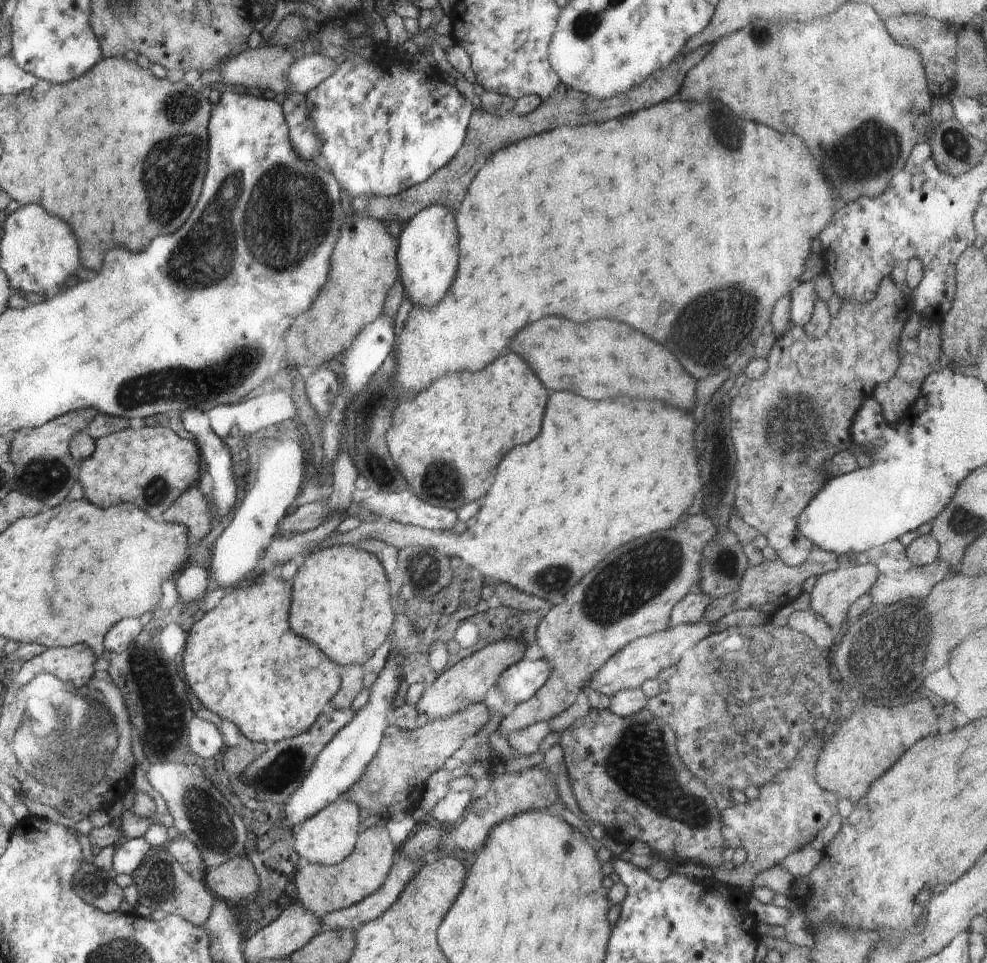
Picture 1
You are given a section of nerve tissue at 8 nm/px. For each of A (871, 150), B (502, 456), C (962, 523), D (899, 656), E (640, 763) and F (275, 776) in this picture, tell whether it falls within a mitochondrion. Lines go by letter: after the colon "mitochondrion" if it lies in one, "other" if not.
A: mitochondrion
B: other
C: mitochondrion
D: mitochondrion
E: mitochondrion
F: mitochondrion

